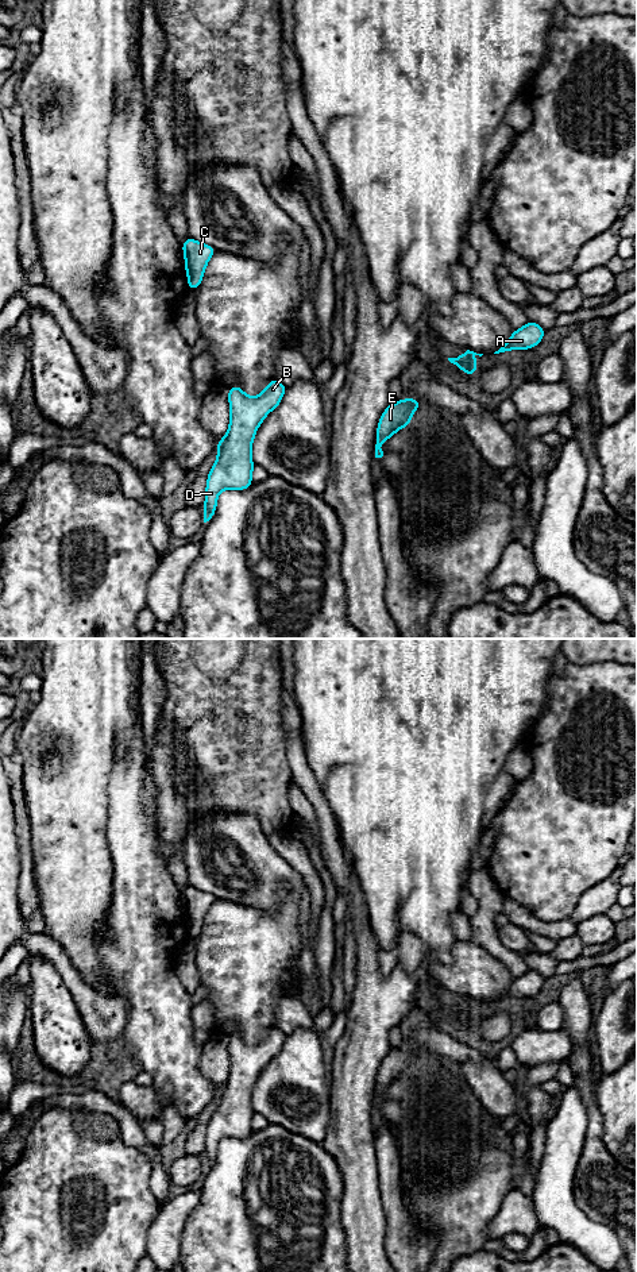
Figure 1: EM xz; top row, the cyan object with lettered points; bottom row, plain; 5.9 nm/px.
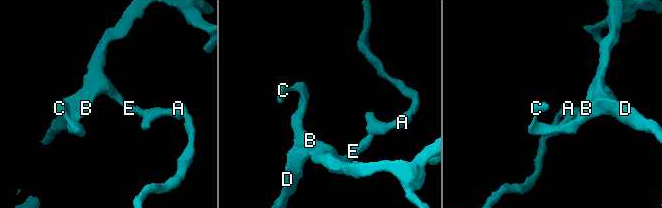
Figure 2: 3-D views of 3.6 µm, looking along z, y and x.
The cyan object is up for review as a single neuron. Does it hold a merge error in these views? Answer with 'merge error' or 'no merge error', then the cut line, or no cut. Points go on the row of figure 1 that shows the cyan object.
merge error; cut xz (377, 438), (381, 444)

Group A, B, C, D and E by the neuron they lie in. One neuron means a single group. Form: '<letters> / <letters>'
A E / B C D

